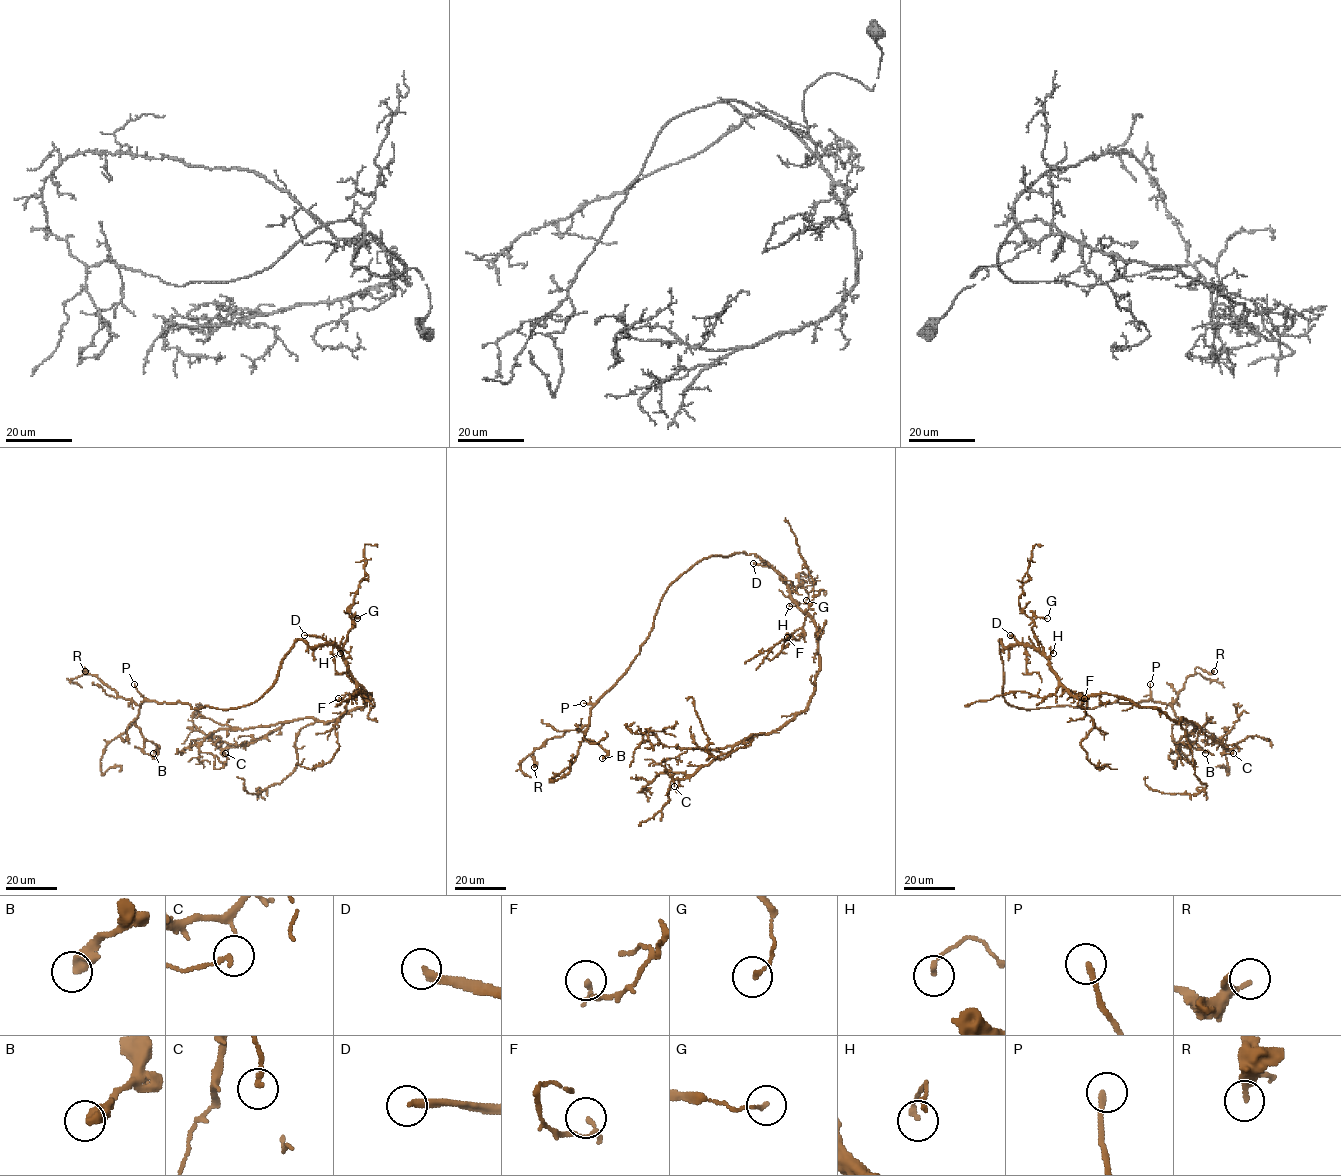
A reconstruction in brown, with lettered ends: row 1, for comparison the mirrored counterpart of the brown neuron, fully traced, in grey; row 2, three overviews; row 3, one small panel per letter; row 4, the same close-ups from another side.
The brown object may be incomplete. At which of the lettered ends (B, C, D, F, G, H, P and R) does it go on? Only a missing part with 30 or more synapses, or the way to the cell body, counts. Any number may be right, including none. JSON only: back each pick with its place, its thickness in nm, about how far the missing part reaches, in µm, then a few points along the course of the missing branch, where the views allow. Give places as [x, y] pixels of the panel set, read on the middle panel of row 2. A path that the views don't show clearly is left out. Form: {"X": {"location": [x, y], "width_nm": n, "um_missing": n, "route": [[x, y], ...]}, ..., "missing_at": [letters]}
{"D": {"location": [753, 563], "width_nm": 280, "um_missing": 50, "route": [[753, 563], [731, 566], [698, 592], [660, 615]]}, "P": {"location": [583, 703], "width_nm": 200, "um_missing": 35, "route": [[583, 703], [585, 707], [563, 697], [534, 697]]}, "missing_at": ["D", "P"]}

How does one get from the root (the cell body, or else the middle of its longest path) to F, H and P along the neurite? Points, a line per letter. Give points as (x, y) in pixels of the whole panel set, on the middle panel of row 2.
F: (755, 554), (781, 577), (791, 599), (810, 615), (801, 629), (787, 637)
H: (755, 554), (781, 577), (790, 596), (798, 603), (789, 606)
P: (755, 554), (710, 556), (681, 574), (662, 599), (653, 627), (626, 672), (595, 703), (583, 703)

